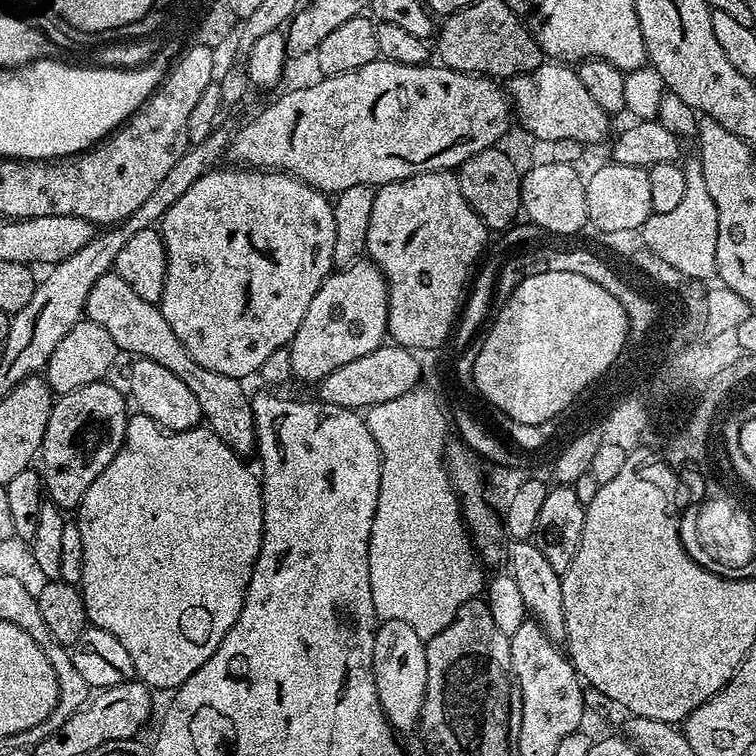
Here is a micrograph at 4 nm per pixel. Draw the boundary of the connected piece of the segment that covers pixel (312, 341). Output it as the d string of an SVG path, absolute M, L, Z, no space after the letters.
M364 258L344 268L336 268L324 279L318 294L314 294L310 307L306 310L306 318L302 318L302 326L298 326L288 348L293 377L297 381L305 380L309 386L315 386L322 378L326 378L326 374L334 374L338 366L346 366L346 362L354 362L354 358L362 358L362 354L373 352L385 343L387 336L388 284L380 269Z

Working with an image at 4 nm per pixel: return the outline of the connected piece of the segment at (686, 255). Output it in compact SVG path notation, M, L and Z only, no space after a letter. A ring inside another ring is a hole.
M685 159L682 167L686 174L686 194L682 203L670 214L653 214L648 217L642 229L642 243L645 249L664 258L666 262L690 278L710 281L716 276L716 251L718 250L718 210L710 190L706 190L706 178L702 178L699 159Z

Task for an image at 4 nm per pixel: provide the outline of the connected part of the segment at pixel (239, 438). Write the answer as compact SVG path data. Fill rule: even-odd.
M116 271L106 273L98 282L94 282L94 290L90 290L90 298L86 298L84 314L87 319L98 322L110 338L114 338L117 349L121 353L129 352L129 357L158 362L158 366L166 366L170 374L182 378L182 383L198 398L200 415L203 423L226 446L230 446L238 455L247 457L248 451L257 447L256 423L252 413L250 392L247 392L241 381L230 378L226 374L218 374L214 370L206 370L206 366L198 366L194 358L190 358L190 350L178 342L178 334L170 330L170 322L160 312L157 305L146 302L126 283Z

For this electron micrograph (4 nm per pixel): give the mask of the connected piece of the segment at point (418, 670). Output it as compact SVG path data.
M385 620L377 627L374 638L374 666L376 689L382 710L397 733L403 734L420 723L420 711L426 694L426 641L418 638L406 622Z

